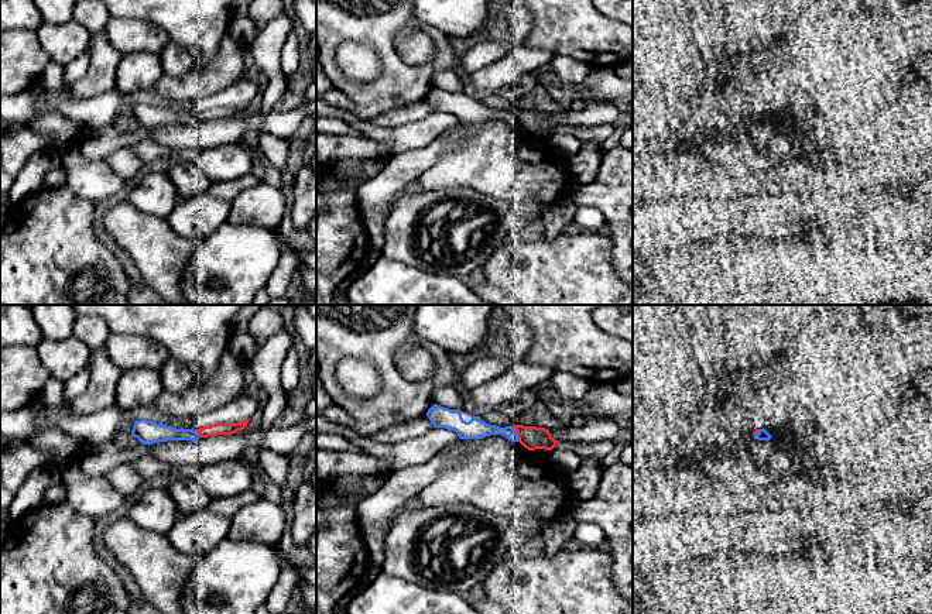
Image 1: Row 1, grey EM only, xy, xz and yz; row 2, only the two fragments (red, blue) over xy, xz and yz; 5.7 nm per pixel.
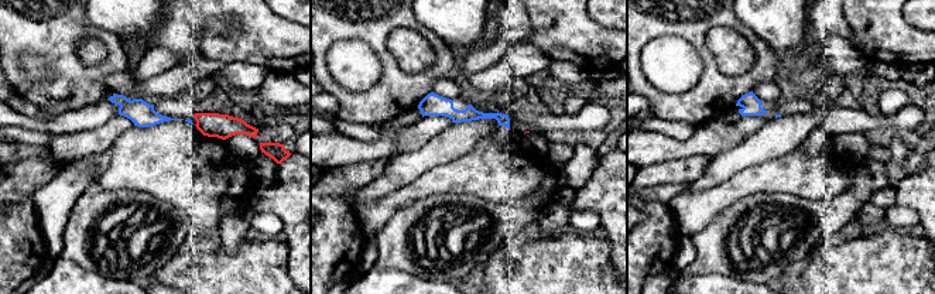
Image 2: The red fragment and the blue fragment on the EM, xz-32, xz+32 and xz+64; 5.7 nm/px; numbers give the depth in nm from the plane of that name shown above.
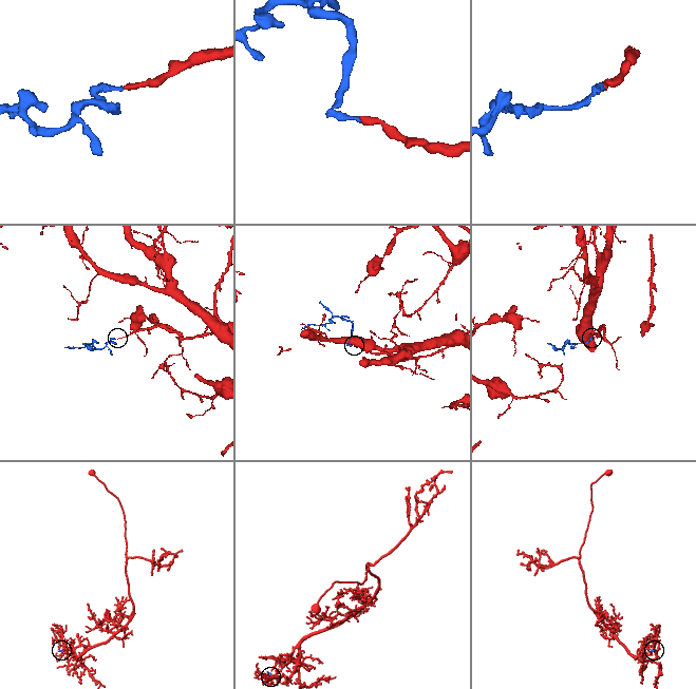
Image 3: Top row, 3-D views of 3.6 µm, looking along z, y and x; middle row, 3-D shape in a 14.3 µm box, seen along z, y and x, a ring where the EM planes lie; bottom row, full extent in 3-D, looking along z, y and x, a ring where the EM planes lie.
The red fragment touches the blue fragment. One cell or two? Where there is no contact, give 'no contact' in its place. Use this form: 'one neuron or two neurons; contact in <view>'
two neurons; contact in xz

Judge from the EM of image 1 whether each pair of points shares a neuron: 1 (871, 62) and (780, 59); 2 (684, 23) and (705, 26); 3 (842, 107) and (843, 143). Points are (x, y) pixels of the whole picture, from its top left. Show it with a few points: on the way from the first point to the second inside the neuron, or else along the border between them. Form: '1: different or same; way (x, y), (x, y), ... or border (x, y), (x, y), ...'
1: same; way (843, 91), (836, 98), (795, 98), (785, 88)
2: different; border (694, 14), (695, 37), (698, 40)
3: different; border (876, 116), (860, 113), (850, 119), (835, 146)

